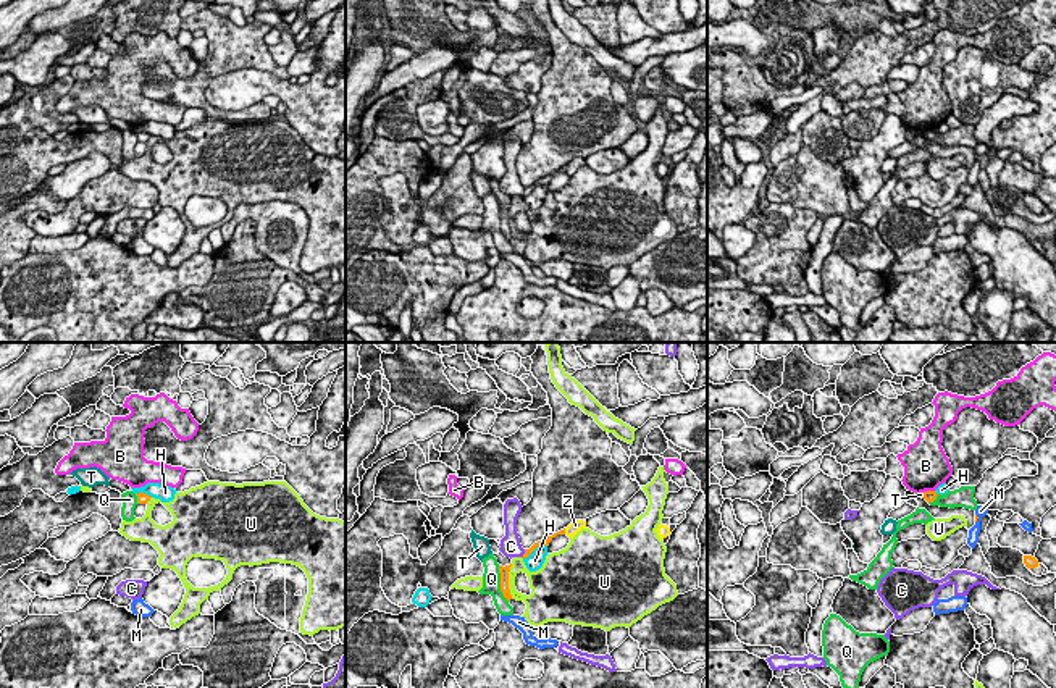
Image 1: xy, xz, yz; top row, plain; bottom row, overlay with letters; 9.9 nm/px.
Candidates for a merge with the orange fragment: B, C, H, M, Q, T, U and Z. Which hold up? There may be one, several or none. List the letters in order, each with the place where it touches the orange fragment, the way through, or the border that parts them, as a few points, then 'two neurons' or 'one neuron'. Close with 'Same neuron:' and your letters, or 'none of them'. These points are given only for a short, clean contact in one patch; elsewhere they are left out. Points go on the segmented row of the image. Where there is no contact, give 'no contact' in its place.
B: contact yz (929, 491); two neurons
C: contact xz (523, 554); border xz (525, 549), (522, 557); two neurons
H: contact xz (535, 548); two neurons
M: contact yz (977, 517); two neurons
Q: contact xz (501, 583); two neurons
T: contact yz (924, 496); border yz (922, 493), (924, 498); two neurons
U: contact xz (507, 582); two neurons
Z: contact xz (564, 532); border xz (564, 528), (565, 533); two neurons
Same neuron: none of them

